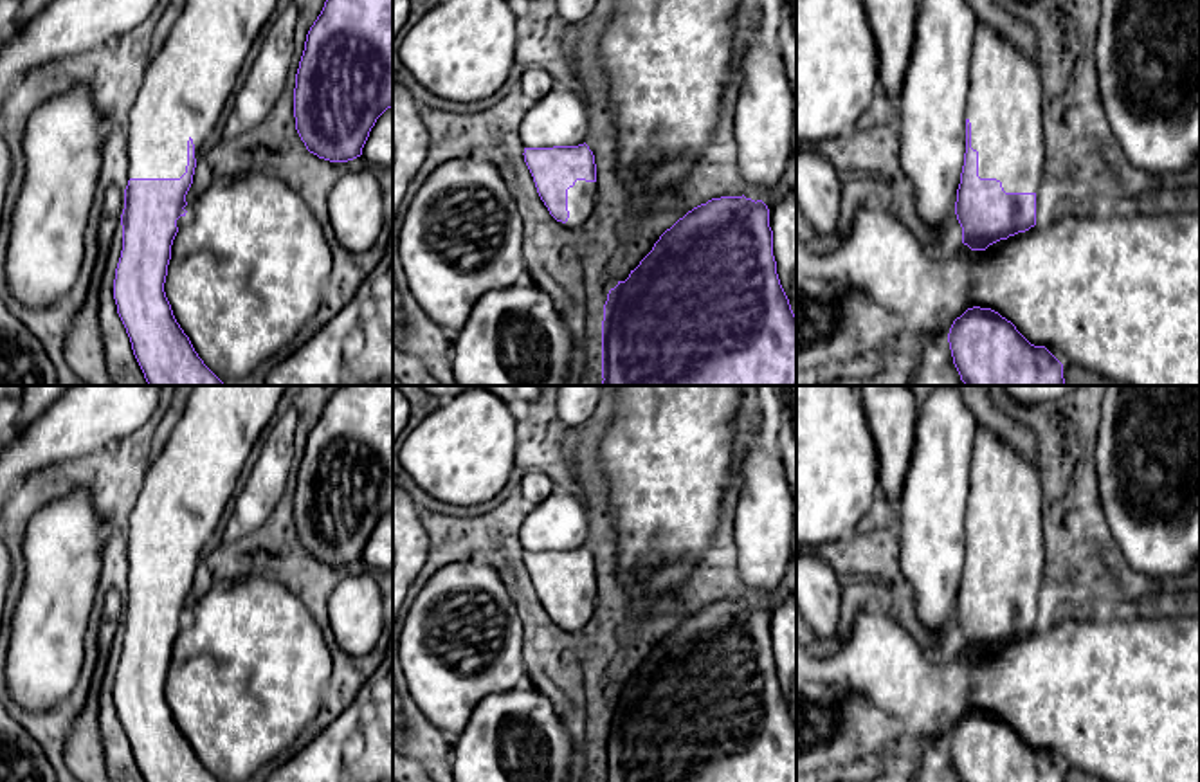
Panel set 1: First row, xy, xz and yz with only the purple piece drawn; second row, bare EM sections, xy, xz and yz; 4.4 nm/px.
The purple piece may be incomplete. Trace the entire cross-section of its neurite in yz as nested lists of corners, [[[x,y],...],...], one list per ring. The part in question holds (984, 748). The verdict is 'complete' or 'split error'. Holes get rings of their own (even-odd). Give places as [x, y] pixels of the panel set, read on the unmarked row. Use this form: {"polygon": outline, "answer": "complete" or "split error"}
{"polygon": [[[968,712],[948,746],[960,782],[1063,782],[1063,768],[1045,750],[1031,748],[991,712]]], "answer": "complete"}

